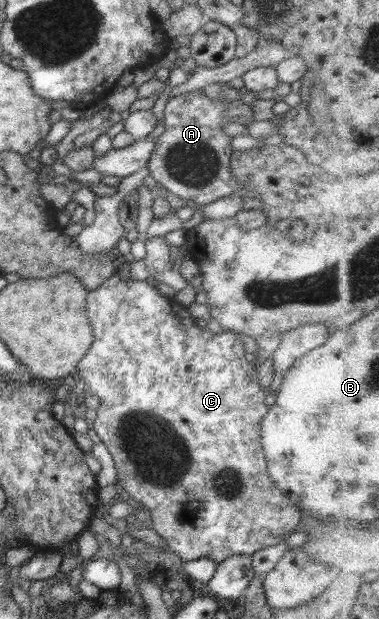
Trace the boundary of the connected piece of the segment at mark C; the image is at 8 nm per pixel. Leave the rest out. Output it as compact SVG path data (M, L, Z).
M117 275L105 278L97 288L87 292L87 317L93 334L93 343L85 357L77 363L76 377L80 377L88 392L99 398L100 405L96 409L95 419L90 422L90 434L109 451L116 470L115 485L121 486L131 497L131 502L145 509L155 523L152 530L162 538L167 549L176 553L181 562L199 558L207 558L216 564L235 555L251 556L263 548L285 543L288 536L295 531L295 526L303 518L297 506L279 492L279 488L269 478L263 447L259 441L259 423L267 414L268 407L263 400L266 390L257 383L255 365L245 359L246 345L241 341L239 333L225 329L219 337L203 337L196 321L182 306L172 298L159 294L155 286L148 285L145 280L121 280Z

